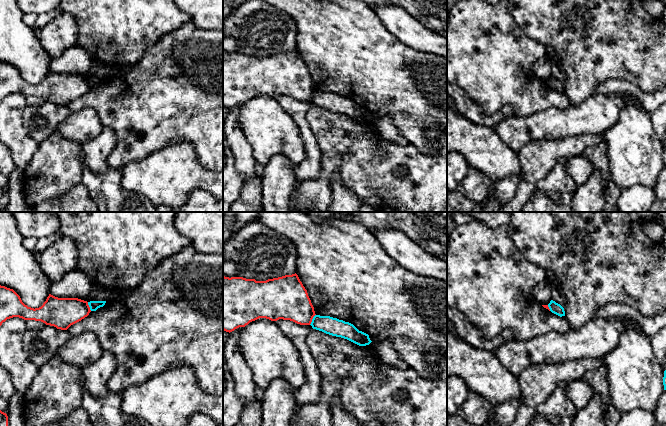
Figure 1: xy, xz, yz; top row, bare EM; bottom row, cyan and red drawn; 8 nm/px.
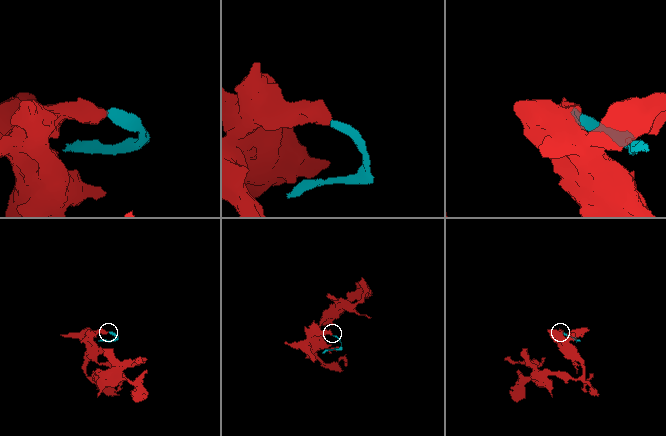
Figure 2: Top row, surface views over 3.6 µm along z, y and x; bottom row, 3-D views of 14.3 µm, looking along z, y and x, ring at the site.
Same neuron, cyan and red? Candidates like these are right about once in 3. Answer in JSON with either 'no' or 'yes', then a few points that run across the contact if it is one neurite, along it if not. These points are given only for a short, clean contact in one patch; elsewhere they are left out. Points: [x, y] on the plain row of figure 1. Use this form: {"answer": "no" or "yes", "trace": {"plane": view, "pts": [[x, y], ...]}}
{"answer": "no", "trace": {"plane": "xz", "pts": [[315, 90], [309, 100]]}}

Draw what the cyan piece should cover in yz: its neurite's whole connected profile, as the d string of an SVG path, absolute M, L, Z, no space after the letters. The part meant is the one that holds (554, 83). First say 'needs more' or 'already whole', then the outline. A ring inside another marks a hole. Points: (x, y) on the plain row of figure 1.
already whole; M551 76L550 79L548 80L548 83L552 89L560 93L565 92L564 84L555 77Z

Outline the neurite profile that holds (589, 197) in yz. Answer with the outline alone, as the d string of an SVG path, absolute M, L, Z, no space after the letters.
M595 171L584 184L578 185L570 205L570 212L604 212L605 180Z

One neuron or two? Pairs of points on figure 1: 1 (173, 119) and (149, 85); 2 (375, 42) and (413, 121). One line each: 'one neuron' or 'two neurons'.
1: one neuron
2: one neuron

